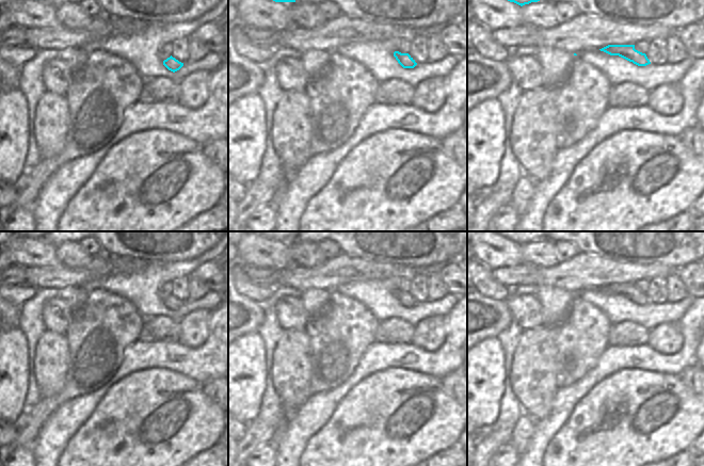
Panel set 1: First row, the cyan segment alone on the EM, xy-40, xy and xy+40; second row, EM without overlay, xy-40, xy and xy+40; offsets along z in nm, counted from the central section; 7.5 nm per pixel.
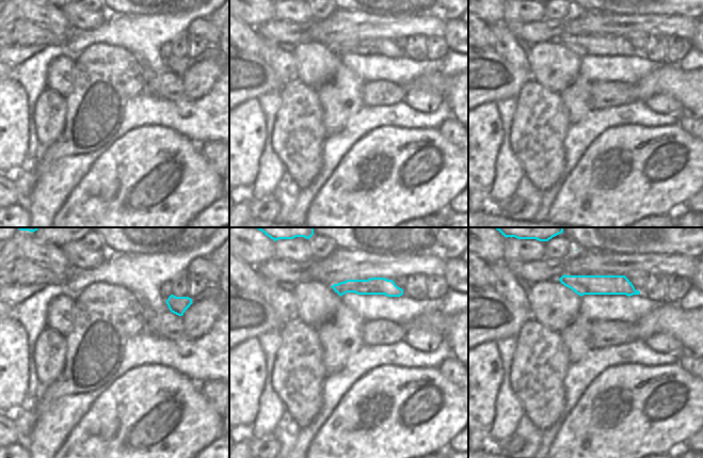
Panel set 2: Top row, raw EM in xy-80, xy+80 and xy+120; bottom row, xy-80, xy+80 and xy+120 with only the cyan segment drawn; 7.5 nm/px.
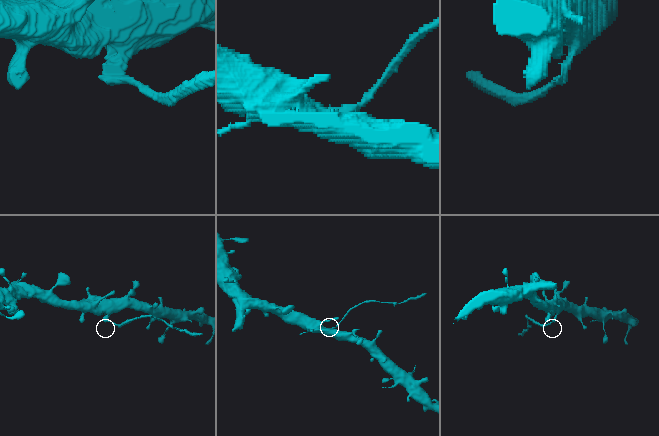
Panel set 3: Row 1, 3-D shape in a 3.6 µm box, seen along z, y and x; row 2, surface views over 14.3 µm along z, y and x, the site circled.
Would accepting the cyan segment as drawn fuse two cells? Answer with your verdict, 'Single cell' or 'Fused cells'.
Fused cells.

